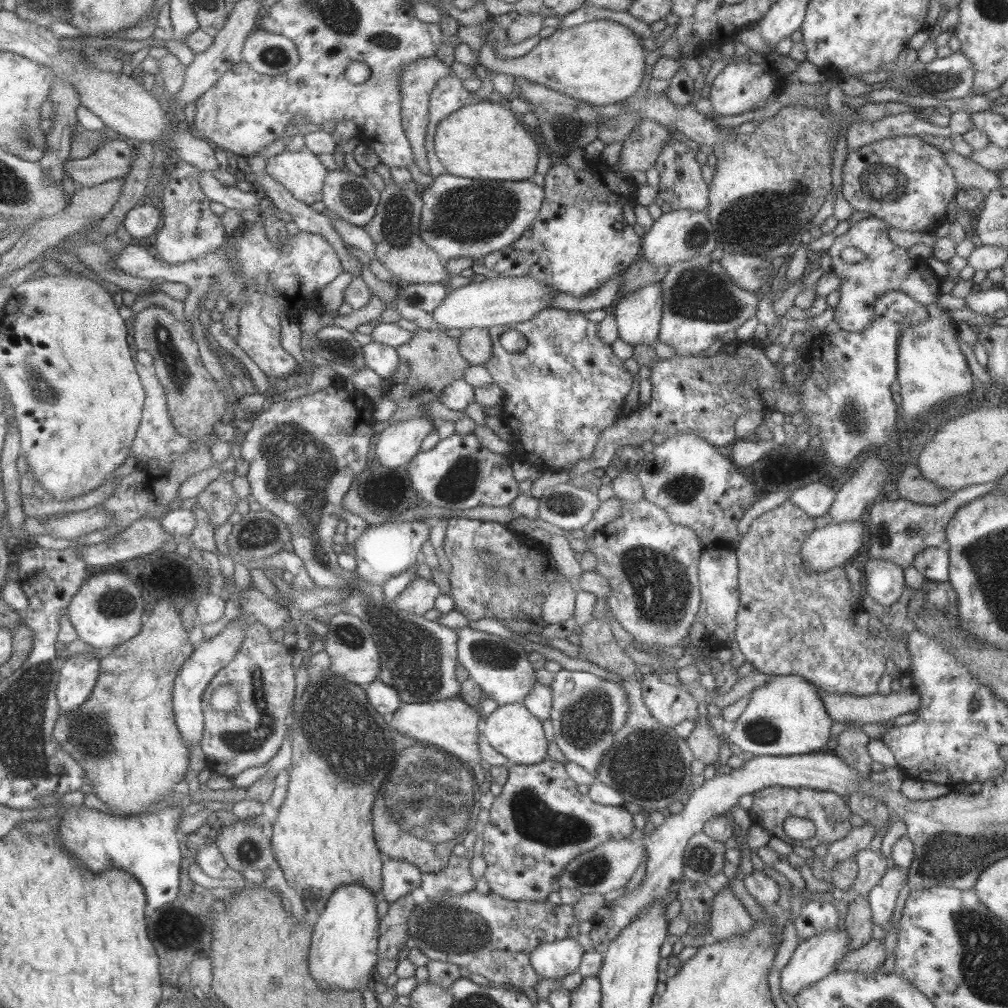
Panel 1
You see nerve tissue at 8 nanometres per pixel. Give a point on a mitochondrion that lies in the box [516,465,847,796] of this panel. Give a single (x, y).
(662, 586)

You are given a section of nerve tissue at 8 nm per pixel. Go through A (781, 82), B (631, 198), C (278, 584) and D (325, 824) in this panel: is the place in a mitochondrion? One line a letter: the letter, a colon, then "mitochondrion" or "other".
A: other
B: other
C: other
D: other

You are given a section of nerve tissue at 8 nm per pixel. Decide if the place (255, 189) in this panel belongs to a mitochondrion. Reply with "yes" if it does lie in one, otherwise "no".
no

